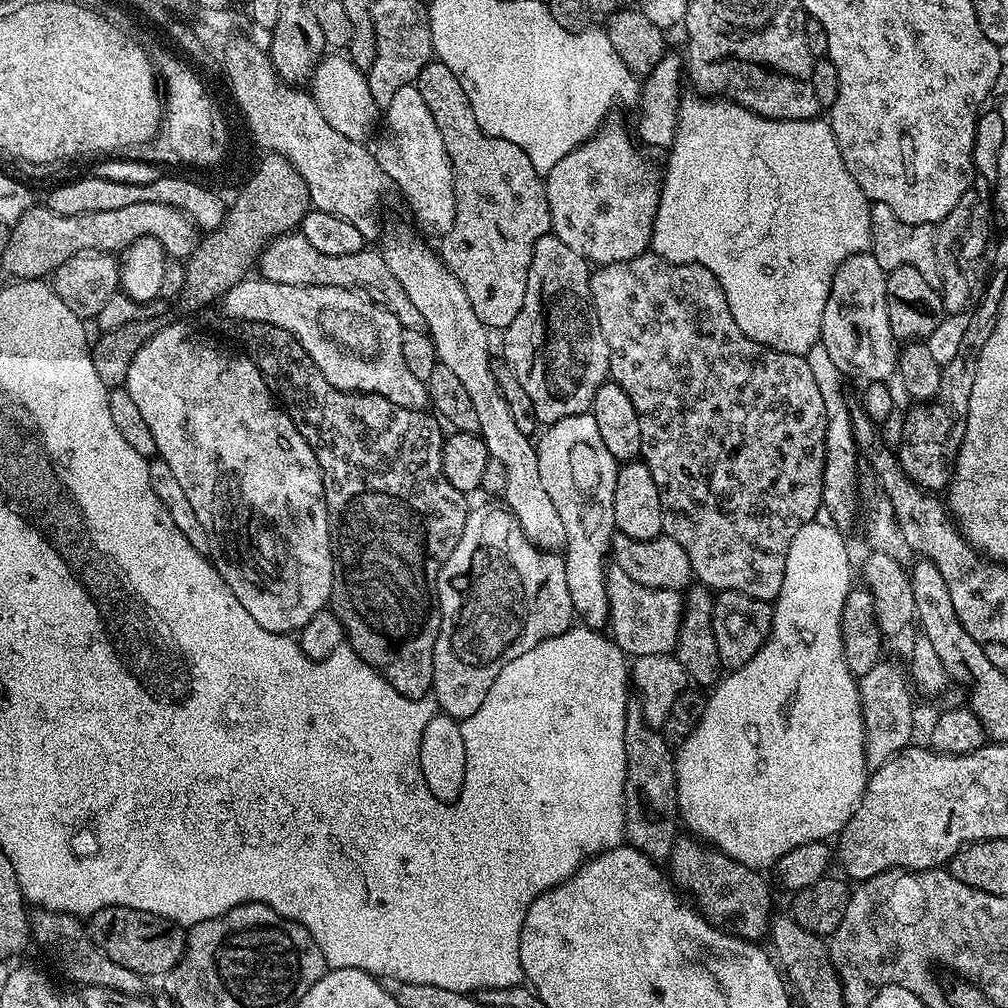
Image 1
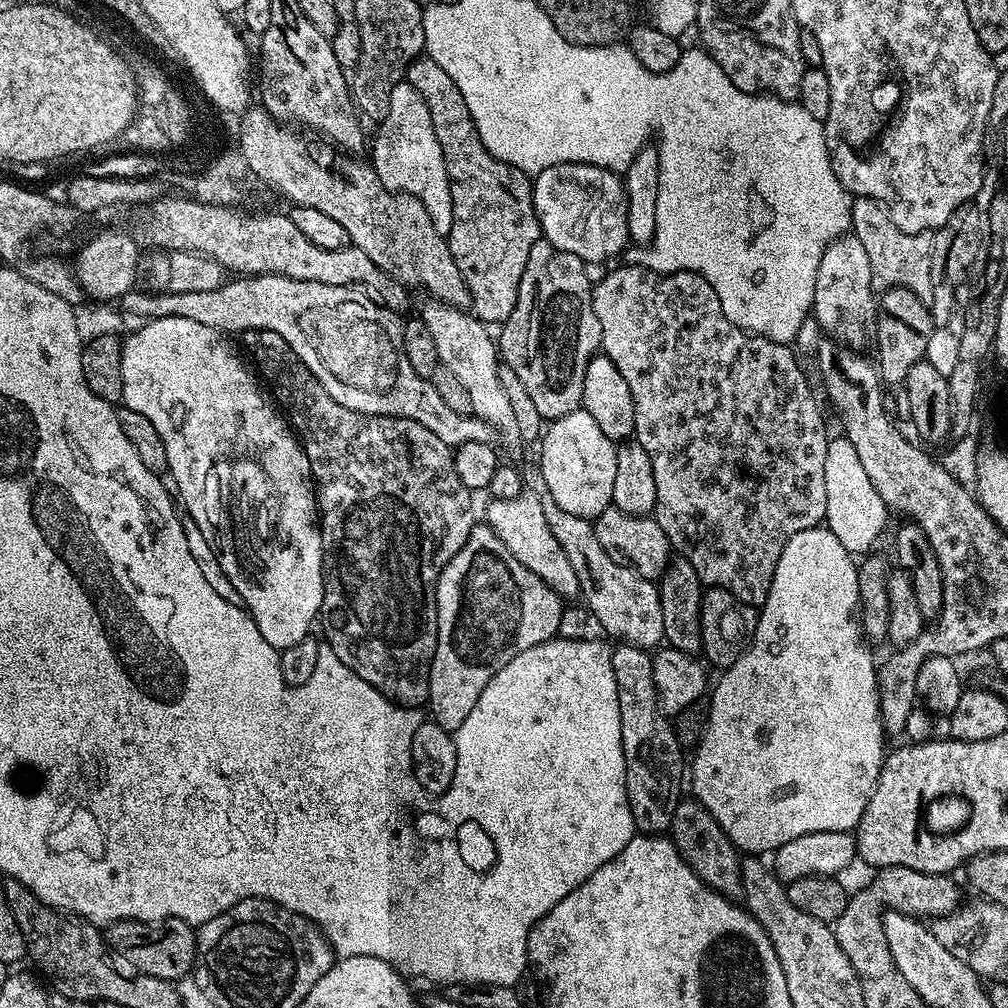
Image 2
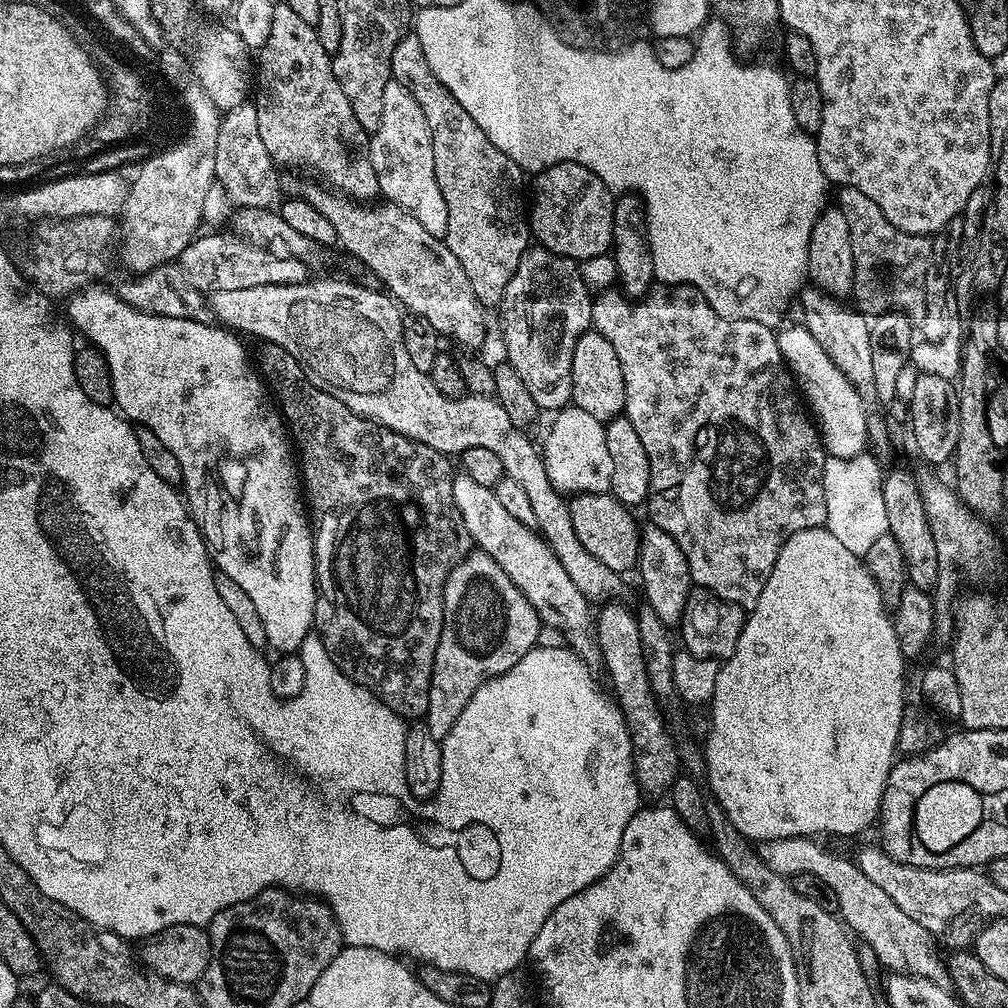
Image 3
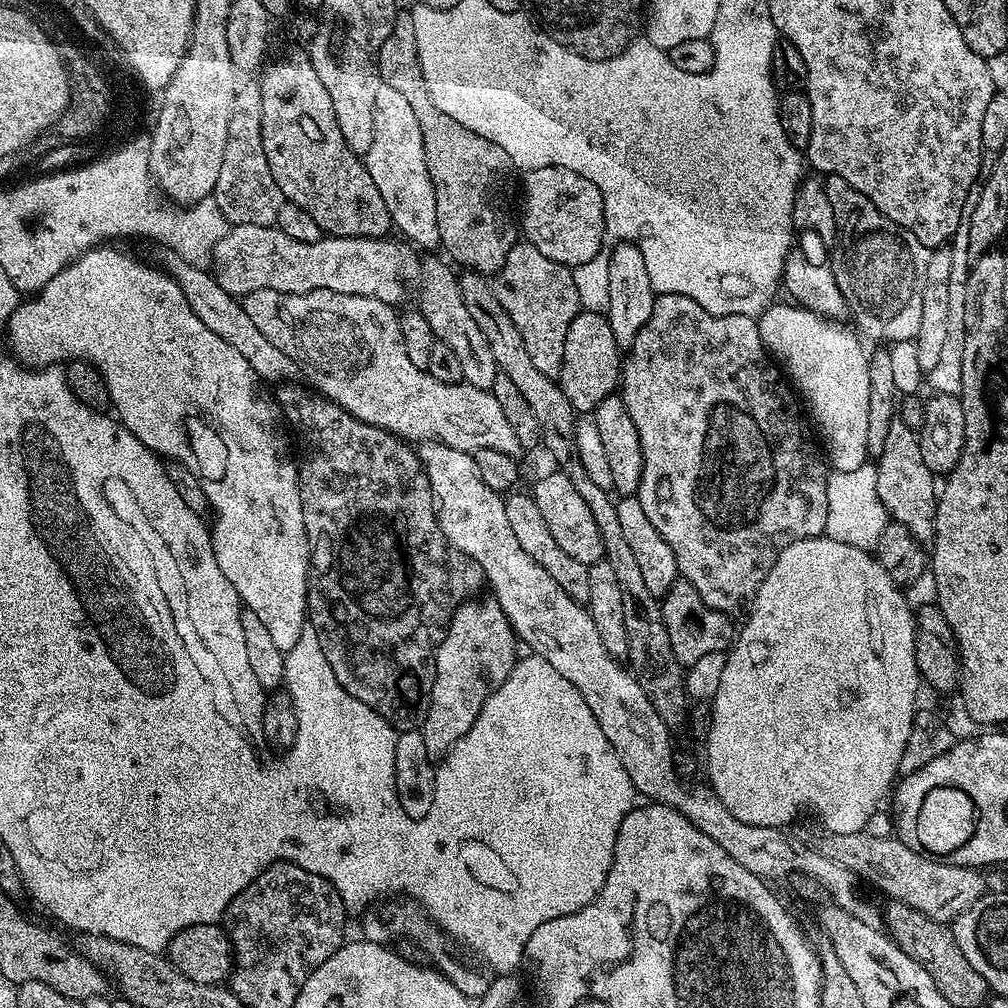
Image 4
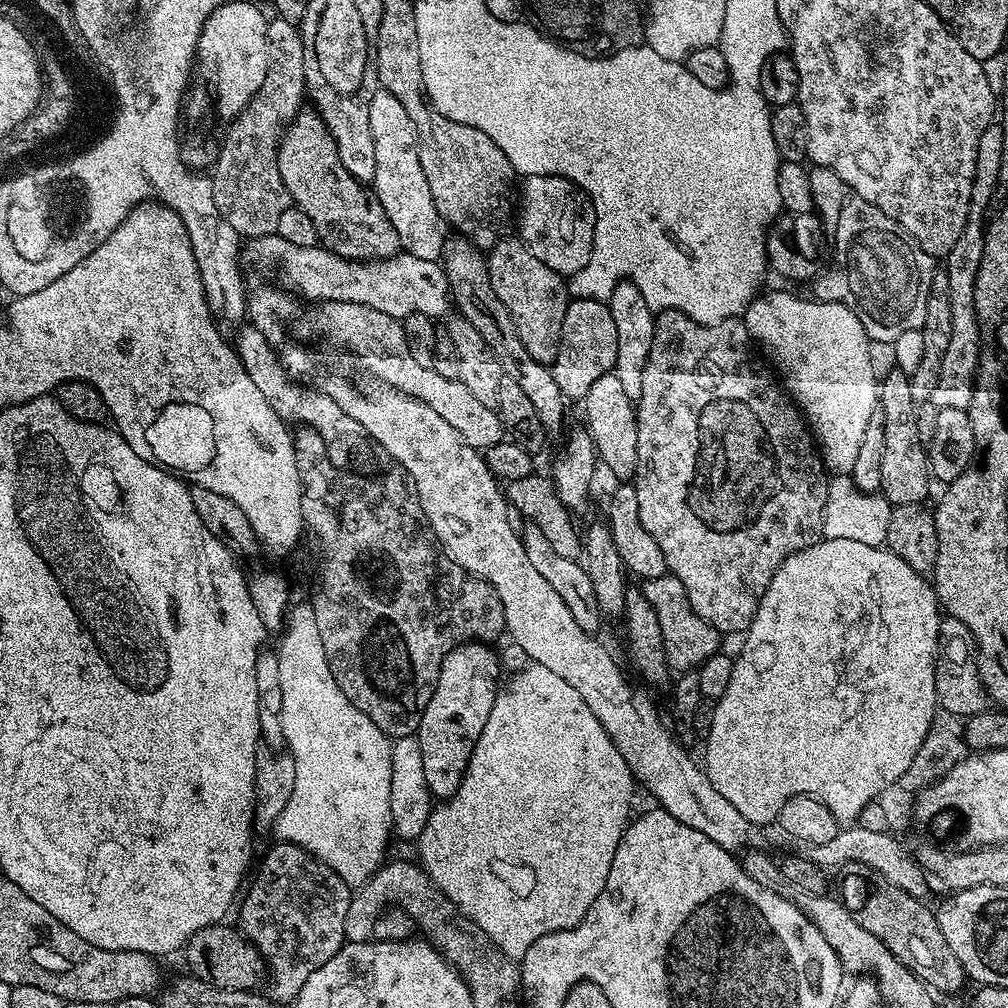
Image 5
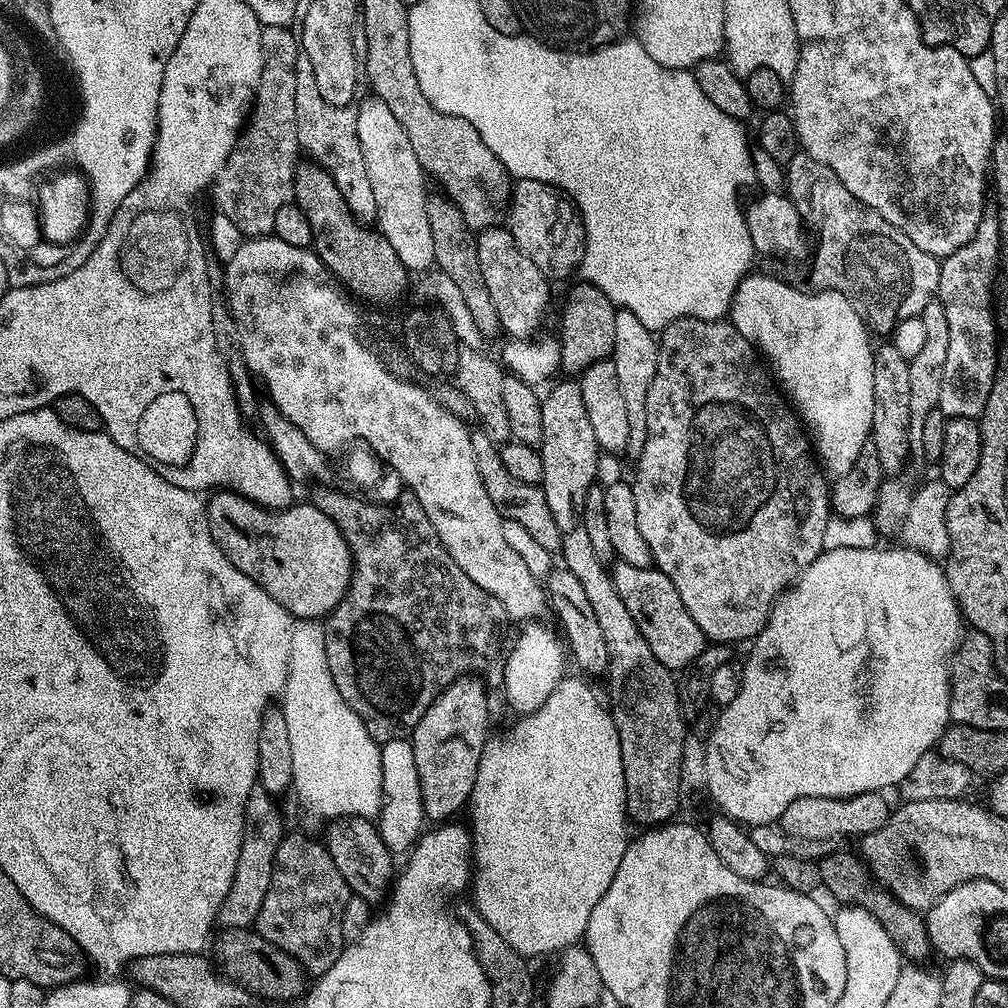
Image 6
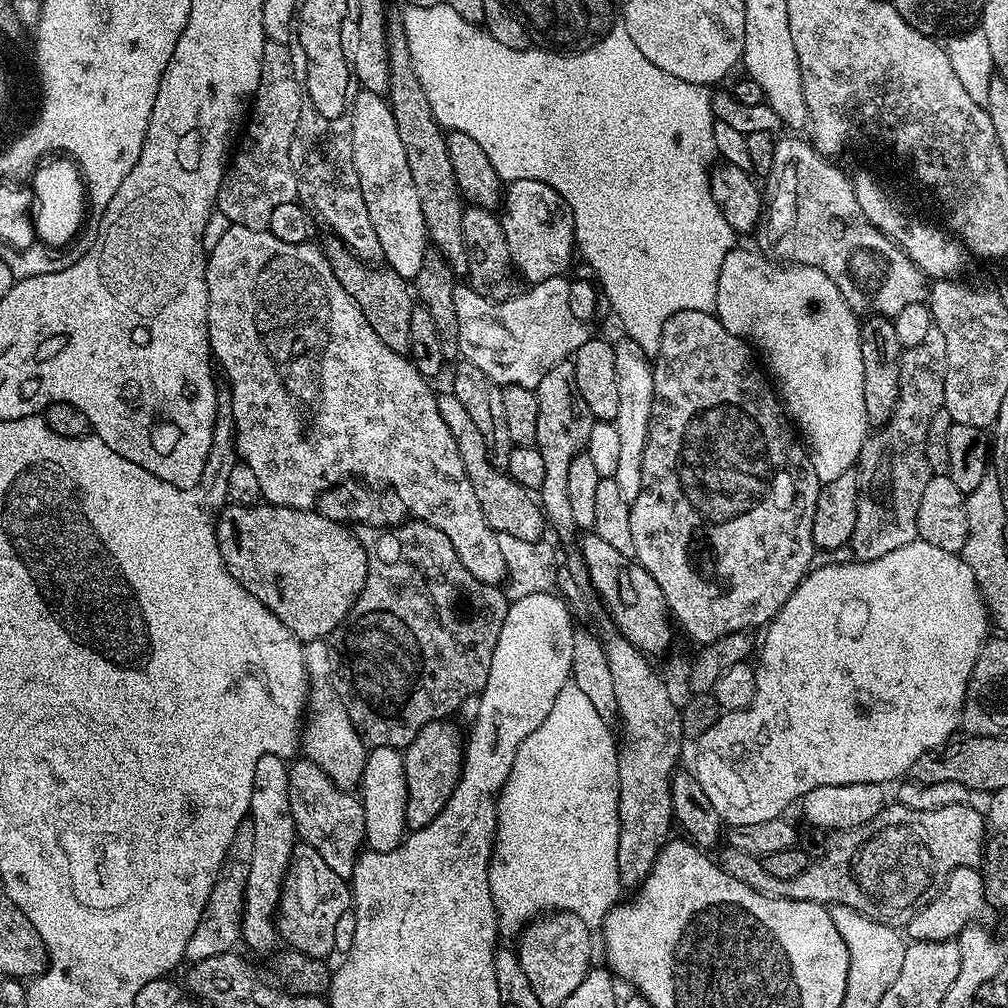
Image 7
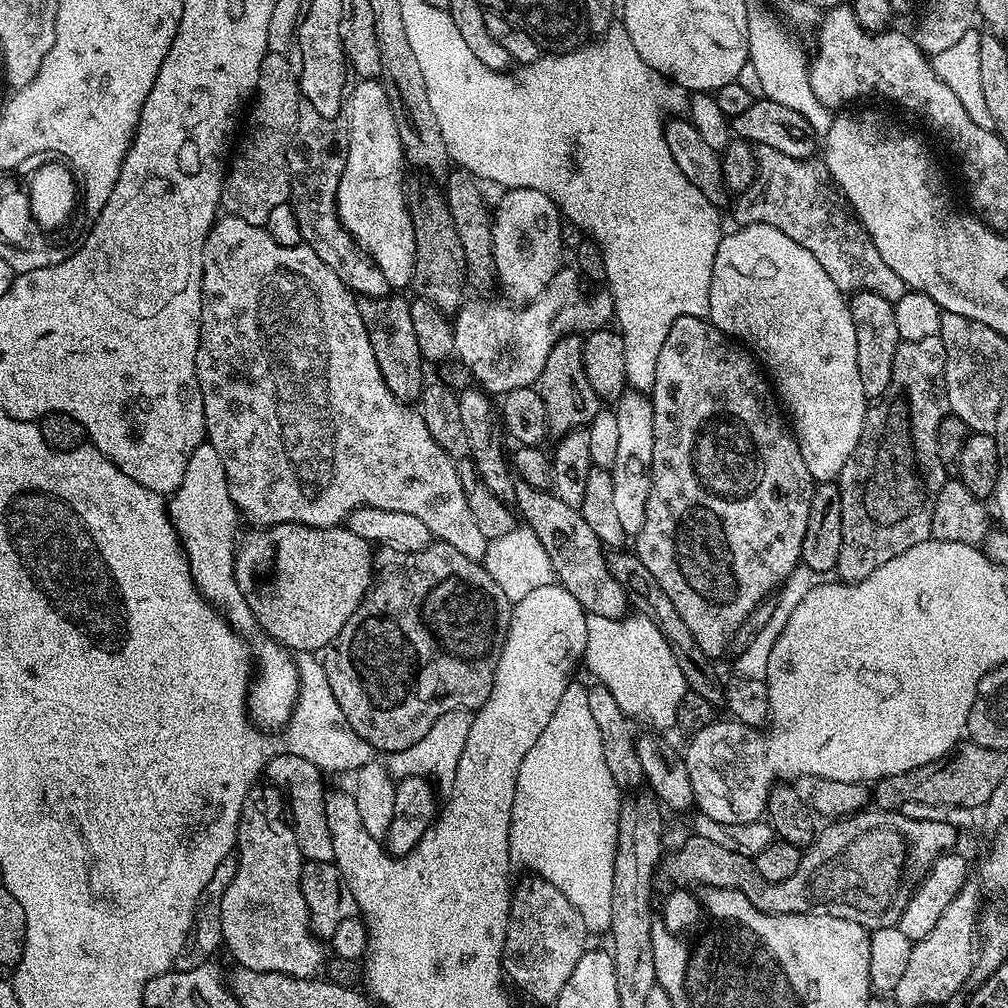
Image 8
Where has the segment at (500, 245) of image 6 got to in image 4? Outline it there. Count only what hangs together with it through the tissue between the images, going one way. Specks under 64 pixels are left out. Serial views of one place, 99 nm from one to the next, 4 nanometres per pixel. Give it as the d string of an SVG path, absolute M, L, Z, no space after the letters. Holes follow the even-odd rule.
M517 242L512 247L510 254L506 254L506 262L494 276L498 302L502 302L506 314L514 318L514 326L518 326L522 342L526 342L526 351L530 353L534 366L553 378L560 375L566 330L570 330L570 322L574 322L582 310L580 288L572 276L575 276L573 269L568 265L546 258L542 250L527 242Z

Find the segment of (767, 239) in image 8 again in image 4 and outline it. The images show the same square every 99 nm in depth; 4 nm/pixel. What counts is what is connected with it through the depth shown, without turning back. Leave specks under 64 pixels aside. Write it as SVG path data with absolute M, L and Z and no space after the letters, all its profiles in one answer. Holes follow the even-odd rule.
M773 303L760 313L758 323L765 349L794 385L814 424L816 419L818 432L820 427L827 463L835 471L857 470L869 463L866 430L870 423L870 356L860 345L861 337L851 327L843 328L843 323L795 303Z

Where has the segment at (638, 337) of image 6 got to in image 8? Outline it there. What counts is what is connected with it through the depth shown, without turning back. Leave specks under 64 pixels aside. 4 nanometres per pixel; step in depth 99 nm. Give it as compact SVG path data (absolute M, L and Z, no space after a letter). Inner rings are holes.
M628 390L616 402L614 411L618 418L618 445L614 466L611 468L614 507L625 535L640 532L646 516L646 500L652 481L654 426L651 399L635 390Z

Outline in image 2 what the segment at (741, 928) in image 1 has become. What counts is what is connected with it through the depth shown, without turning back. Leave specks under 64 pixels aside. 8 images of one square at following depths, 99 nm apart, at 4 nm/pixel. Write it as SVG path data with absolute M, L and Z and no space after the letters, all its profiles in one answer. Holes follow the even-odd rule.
M681 799L679 806L674 810L670 839L676 843L678 854L687 862L690 870L694 870L708 887L729 898L741 895L741 855L732 839L722 830L722 826L718 826L714 814L710 814L710 810L706 810L706 806L702 806L699 800Z

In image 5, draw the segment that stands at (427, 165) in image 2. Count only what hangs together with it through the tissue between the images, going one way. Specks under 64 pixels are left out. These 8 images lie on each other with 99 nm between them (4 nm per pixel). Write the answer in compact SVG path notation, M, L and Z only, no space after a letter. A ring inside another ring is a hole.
M378 90L370 98L370 134L374 138L374 178L372 184L386 218L390 218L394 230L398 230L401 249L417 258L439 261L446 239L445 233L440 233L442 221L436 212L434 198L430 198L430 185L426 182L426 174L422 174L422 162L418 162L418 138L414 130L414 122L410 122L410 114L406 114L402 102L398 102L398 98L394 98L394 94Z

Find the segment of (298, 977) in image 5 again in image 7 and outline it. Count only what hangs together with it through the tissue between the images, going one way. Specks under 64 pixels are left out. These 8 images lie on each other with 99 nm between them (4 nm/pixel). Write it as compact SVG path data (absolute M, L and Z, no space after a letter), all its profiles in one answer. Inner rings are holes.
M297 843L292 851L292 861L284 875L280 891L280 905L276 907L276 930L293 952L301 952L319 960L335 953L334 930L338 918L350 909L352 890L349 881L342 877L314 850L314 846Z

